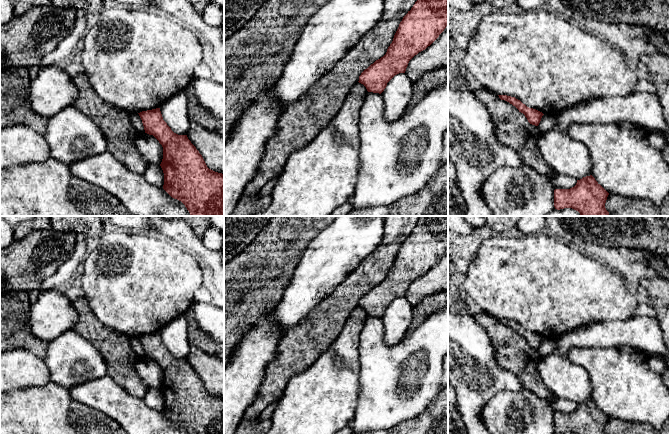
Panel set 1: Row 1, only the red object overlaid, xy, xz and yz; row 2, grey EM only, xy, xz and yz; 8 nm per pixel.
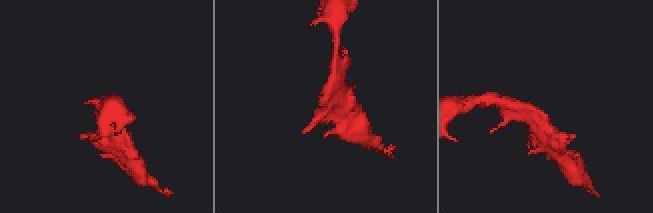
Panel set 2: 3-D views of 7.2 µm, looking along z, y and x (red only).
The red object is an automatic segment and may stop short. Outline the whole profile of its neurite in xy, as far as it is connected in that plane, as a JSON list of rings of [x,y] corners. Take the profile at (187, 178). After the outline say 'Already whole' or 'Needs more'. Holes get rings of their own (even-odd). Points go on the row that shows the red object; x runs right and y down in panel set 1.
[[[160,108],[138,113],[145,133],[153,135],[163,147],[160,164],[164,173],[163,189],[181,201],[191,216],[224,216],[224,174],[209,169],[187,135],[174,133],[163,120]]]. Already whole

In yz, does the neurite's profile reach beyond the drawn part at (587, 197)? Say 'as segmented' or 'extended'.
as segmented

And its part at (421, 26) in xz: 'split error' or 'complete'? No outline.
complete

